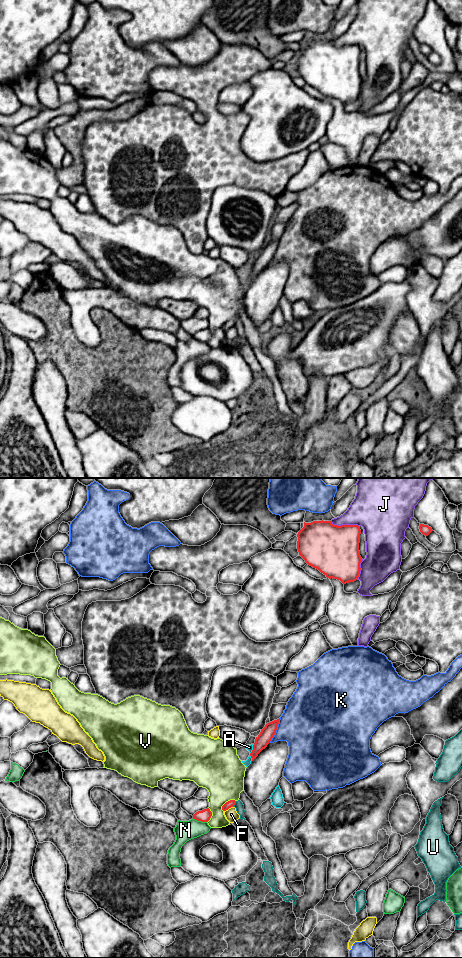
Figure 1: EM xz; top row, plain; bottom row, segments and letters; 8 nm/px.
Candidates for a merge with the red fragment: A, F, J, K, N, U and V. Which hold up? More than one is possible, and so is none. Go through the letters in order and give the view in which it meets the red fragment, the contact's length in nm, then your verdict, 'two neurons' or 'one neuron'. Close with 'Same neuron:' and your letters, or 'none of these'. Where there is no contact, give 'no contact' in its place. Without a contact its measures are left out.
A: meets red in xz; contact 90 nm long; two neurons
F: meets red in xz; contact 90 nm long; two neurons
J: meets red in xz; contact 240 nm long; two neurons
K: meets red in xz; contact 220 nm long; two neurons
N: meets red in xz; contact 120 nm long; two neurons
U: meets red in xz; contact 50 nm long; two neurons
V: meets red in xz; contact 140 nm long; two neurons
Same neuron: none of these

